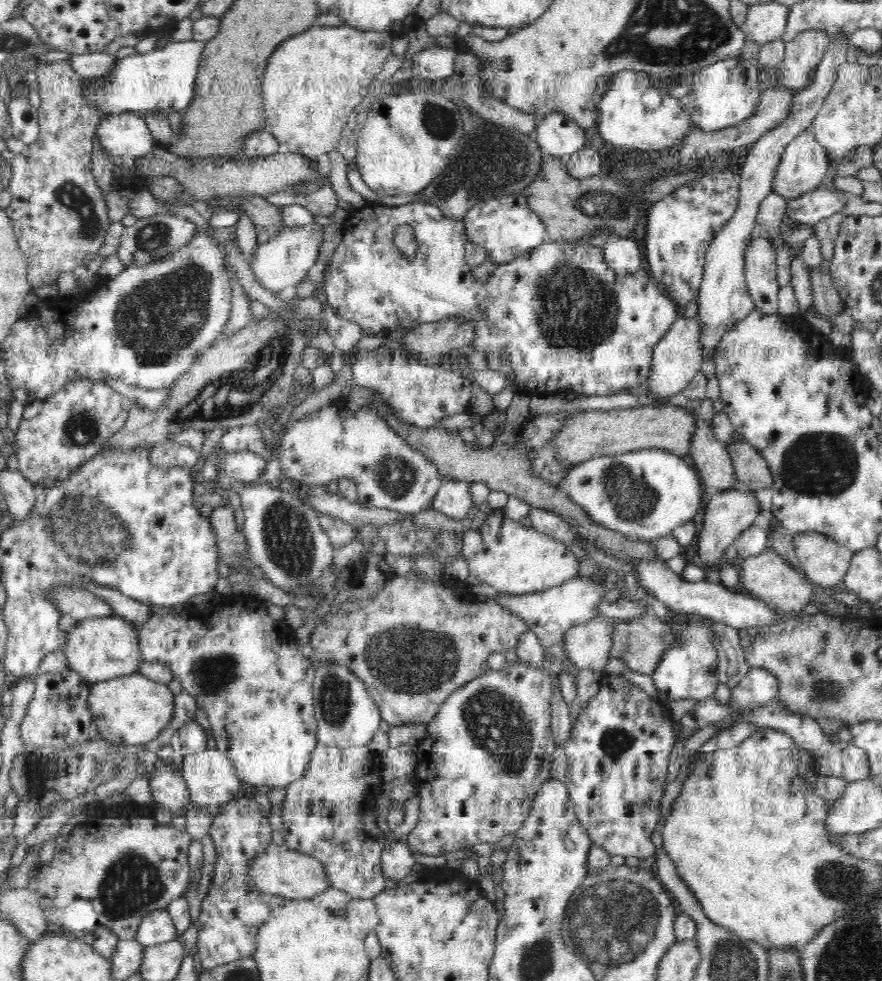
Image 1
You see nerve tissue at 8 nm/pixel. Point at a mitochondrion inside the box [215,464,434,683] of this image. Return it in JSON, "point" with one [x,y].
{"point":[287,538]}

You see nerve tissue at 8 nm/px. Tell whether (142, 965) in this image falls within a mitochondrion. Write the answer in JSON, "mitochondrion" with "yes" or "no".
{"mitochondrion":"no"}

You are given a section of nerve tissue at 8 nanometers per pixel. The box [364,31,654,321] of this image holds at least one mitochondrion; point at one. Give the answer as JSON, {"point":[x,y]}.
{"point":[491,159]}

